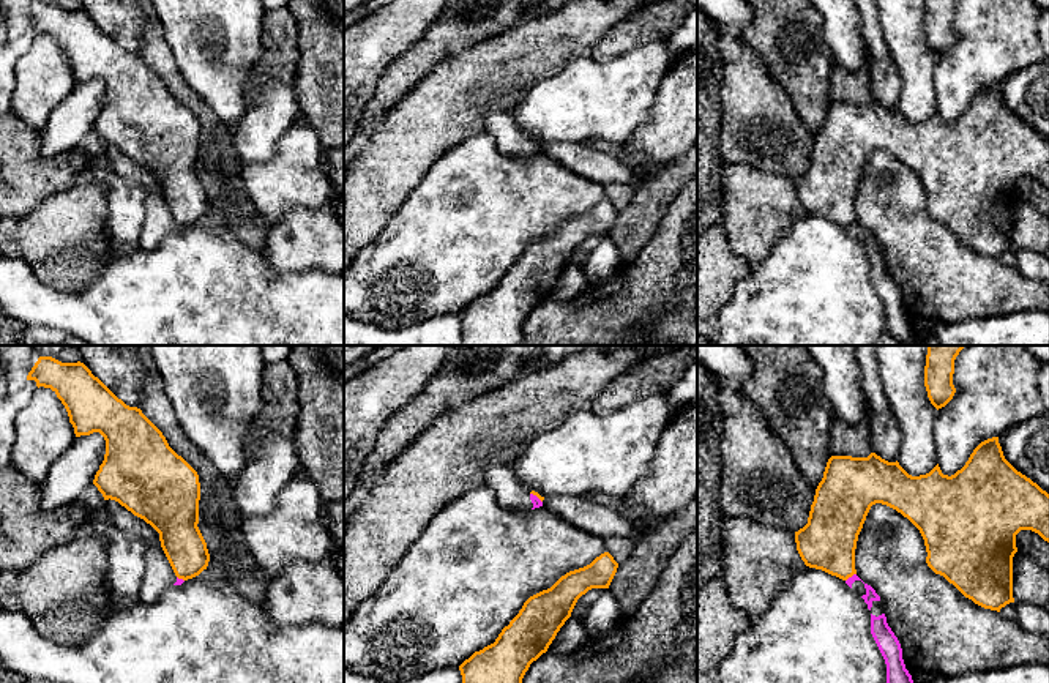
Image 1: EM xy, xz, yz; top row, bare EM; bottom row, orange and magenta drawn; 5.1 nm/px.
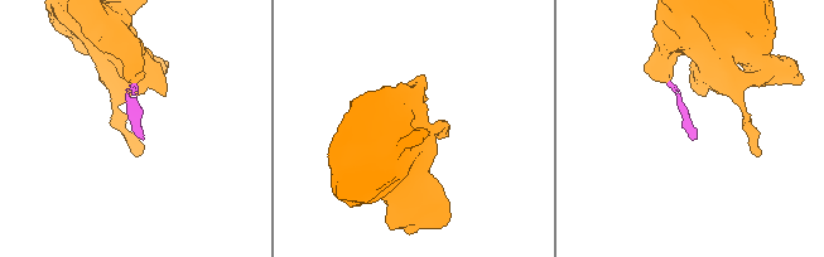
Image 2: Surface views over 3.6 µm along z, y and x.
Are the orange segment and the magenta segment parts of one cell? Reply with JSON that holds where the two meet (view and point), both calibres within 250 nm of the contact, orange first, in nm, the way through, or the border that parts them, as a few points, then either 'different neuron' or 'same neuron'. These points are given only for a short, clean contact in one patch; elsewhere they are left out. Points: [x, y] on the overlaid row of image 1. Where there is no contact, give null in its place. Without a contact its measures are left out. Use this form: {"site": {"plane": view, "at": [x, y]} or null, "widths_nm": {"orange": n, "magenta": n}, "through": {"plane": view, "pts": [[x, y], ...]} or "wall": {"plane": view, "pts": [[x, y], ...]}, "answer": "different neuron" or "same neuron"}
{"site": {"plane": "yz", "at": [851, 576]}, "widths_nm": {"orange": 280, "magenta": 60}, "wall": {"plane": "yz", "pts": [[855, 573], [846, 581]]}, "answer": "different neuron"}

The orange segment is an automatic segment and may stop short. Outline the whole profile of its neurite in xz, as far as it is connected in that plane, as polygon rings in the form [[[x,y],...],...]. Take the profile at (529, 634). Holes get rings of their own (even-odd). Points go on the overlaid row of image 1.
[[[604,552],[530,596],[494,644],[459,666],[462,683],[522,683],[530,664],[547,651],[571,617],[577,599],[592,588],[609,588],[617,568],[614,557]]]

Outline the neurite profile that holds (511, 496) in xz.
[[[497,464],[486,470],[486,486],[492,487],[502,508],[511,513],[527,513],[543,506],[543,502],[525,491],[511,464]]]

